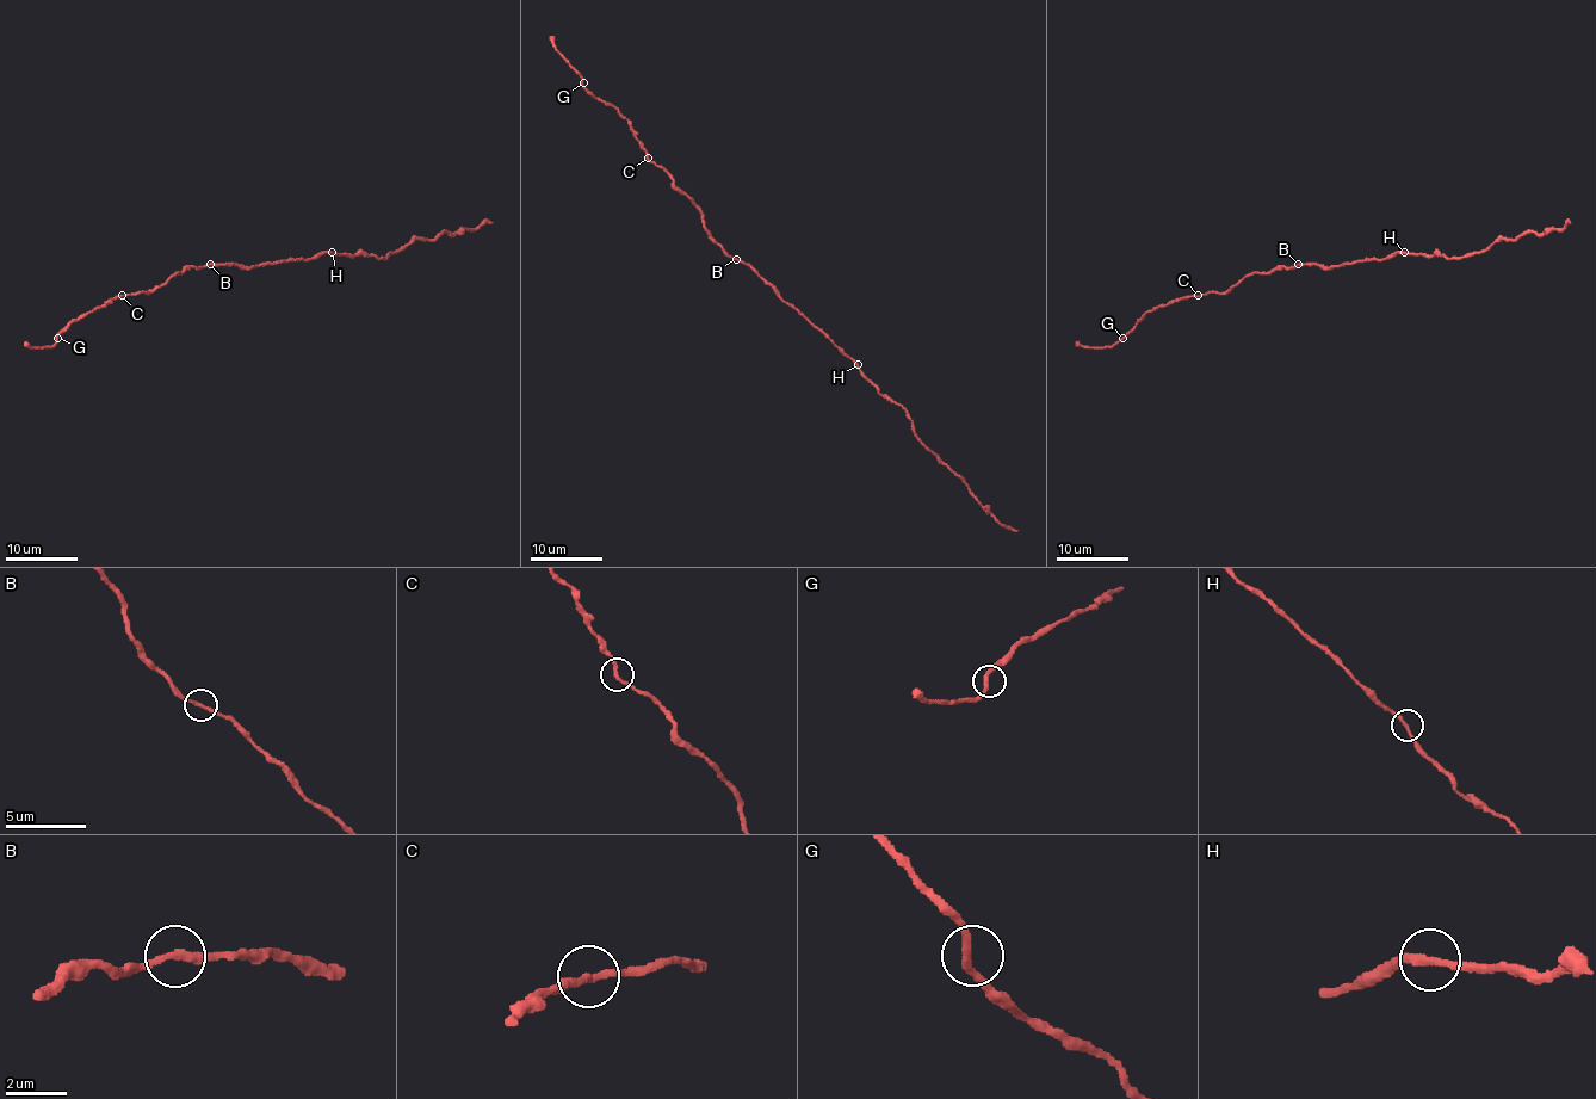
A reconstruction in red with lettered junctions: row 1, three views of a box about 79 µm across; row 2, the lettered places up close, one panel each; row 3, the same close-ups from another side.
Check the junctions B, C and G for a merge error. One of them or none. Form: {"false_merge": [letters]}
{"false_merge": []}

